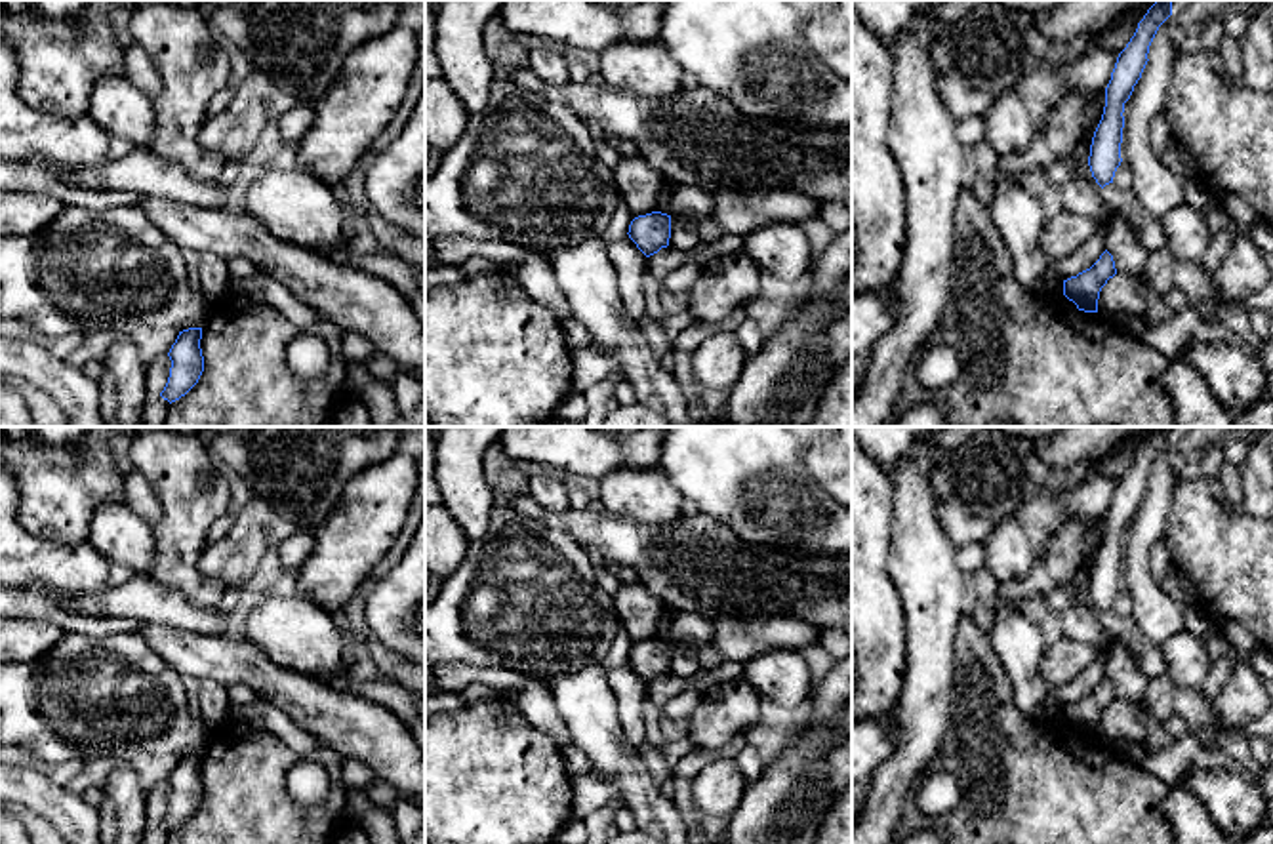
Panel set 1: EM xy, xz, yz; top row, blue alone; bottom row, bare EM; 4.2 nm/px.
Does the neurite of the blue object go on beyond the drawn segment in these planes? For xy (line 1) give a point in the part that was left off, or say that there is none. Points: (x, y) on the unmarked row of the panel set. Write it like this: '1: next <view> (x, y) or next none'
1: next none

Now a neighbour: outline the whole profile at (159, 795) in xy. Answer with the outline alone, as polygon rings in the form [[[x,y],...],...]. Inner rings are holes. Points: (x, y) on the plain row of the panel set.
[[[158,781],[147,791],[147,823],[156,825],[164,817],[170,804],[172,787],[168,781]]]

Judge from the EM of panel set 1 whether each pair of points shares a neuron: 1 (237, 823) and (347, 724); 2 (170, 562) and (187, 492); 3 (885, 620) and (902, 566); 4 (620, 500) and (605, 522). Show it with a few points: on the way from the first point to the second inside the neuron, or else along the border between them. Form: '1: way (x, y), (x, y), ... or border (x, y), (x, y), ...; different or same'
1: border (323, 743), (340, 757); different
2: way (178, 545), (187, 509); same
3: border (890, 542), (887, 570), (906, 614), (906, 629); different
4: border (597, 500), (610, 511), (652, 528); different

